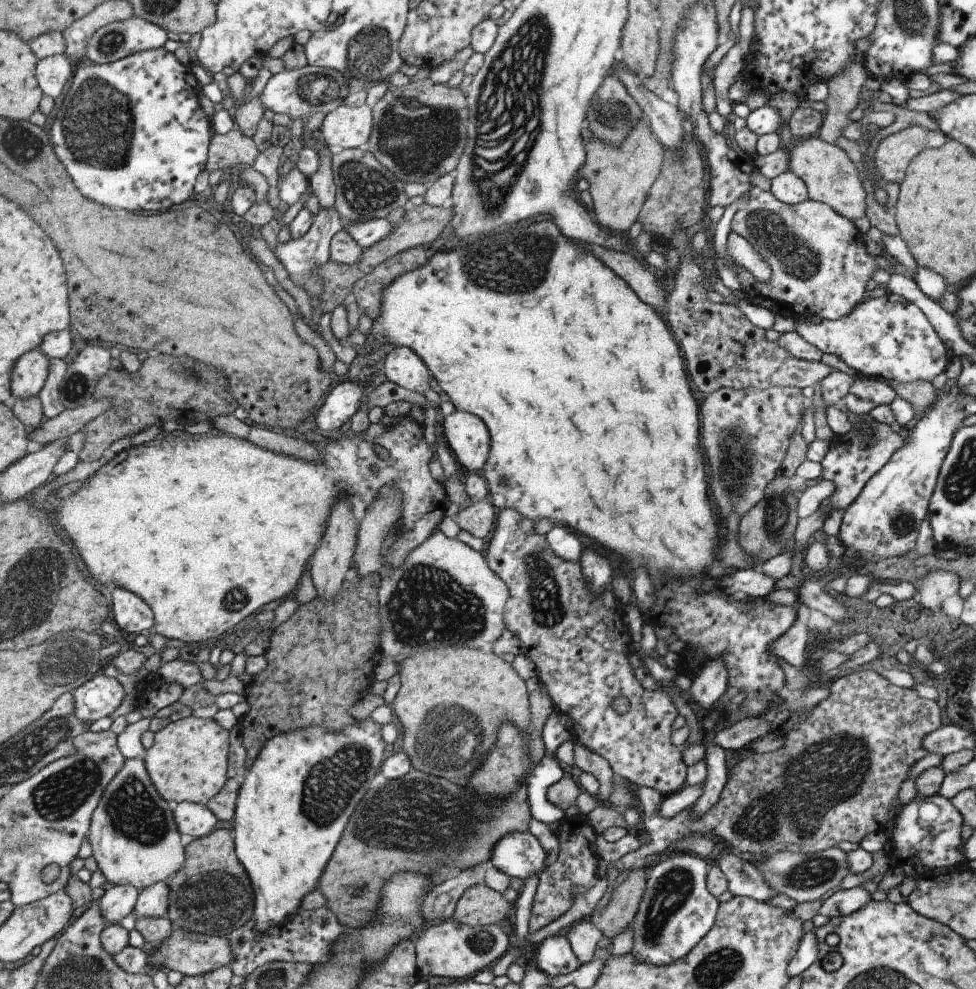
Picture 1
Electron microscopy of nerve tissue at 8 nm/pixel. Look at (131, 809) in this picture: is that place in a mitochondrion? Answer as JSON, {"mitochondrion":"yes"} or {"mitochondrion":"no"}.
{"mitochondrion":"yes"}

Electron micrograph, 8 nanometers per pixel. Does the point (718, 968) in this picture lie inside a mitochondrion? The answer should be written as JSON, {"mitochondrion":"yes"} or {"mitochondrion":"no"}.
{"mitochondrion":"yes"}

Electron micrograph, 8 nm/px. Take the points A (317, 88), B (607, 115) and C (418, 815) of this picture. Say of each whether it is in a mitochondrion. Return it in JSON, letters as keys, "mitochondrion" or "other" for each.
{"A":"mitochondrion","B":"mitochondrion","C":"mitochondrion"}

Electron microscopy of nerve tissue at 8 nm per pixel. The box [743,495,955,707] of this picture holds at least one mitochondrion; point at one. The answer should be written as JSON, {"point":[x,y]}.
{"point":[902,522]}

